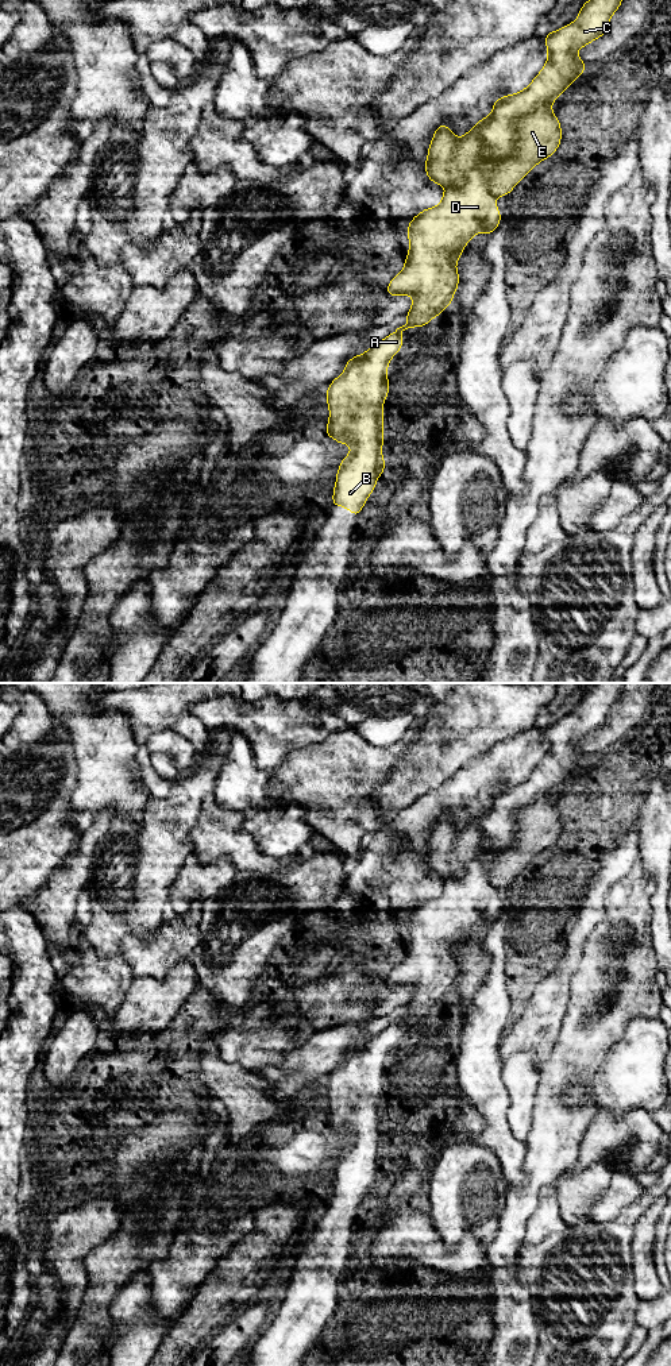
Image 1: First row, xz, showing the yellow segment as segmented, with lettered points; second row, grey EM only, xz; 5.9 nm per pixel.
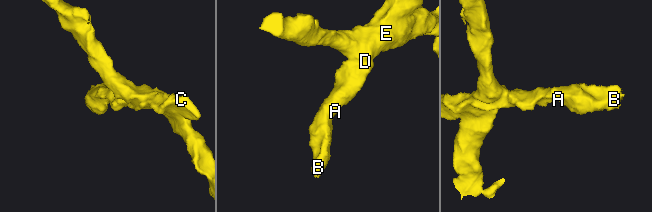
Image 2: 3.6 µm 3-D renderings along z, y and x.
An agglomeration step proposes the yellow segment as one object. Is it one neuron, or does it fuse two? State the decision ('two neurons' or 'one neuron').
two neurons

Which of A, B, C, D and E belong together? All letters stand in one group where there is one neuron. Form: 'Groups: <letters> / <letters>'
Groups: A B C D / E

